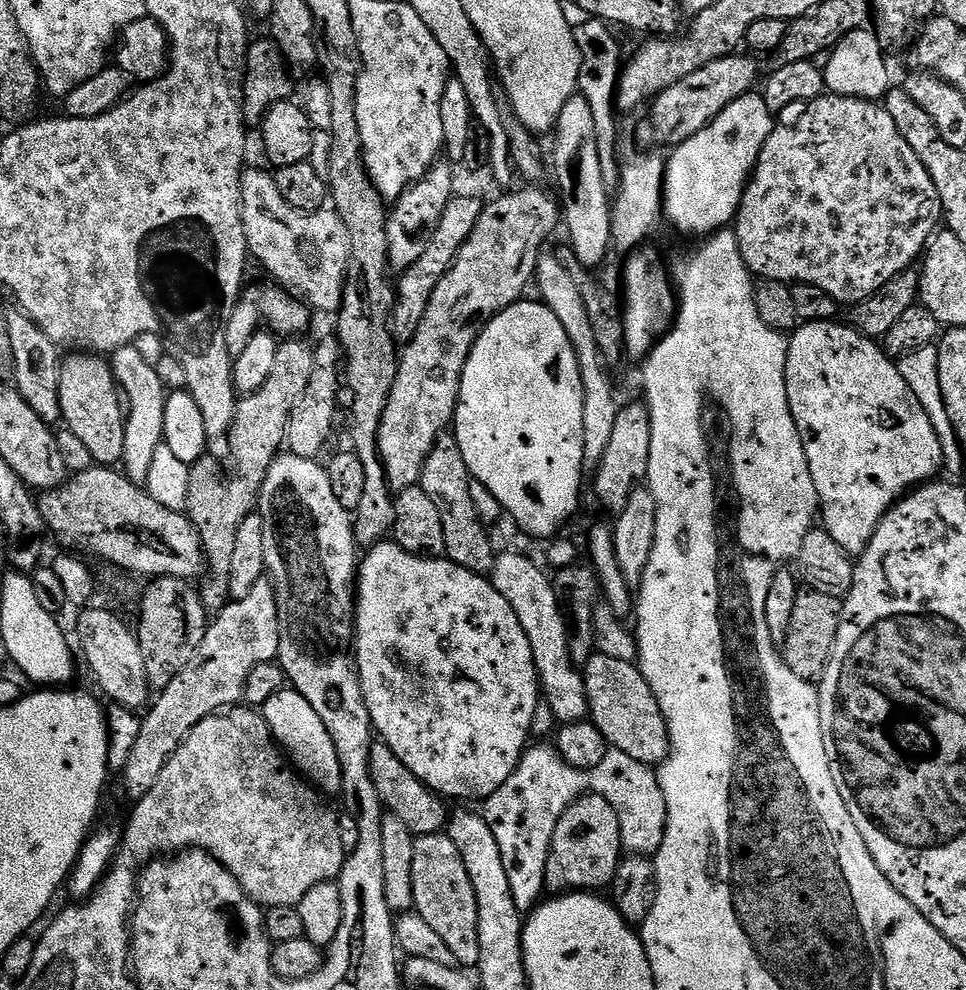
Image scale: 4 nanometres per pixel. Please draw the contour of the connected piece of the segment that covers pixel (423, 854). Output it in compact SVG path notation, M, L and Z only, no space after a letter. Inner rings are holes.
M446 834L418 836L414 839L414 911L434 929L434 934L450 946L456 964L472 970L477 967L480 946L478 942L478 904L474 898L474 886L470 886L470 874L466 874L466 862L458 854L458 846Z

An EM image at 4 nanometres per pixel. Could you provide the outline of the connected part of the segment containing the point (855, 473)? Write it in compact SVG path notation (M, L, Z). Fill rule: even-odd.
M836 320L822 322L804 322L791 333L786 354L786 398L790 402L790 414L794 418L794 426L798 426L798 434L802 438L802 446L806 450L806 462L810 466L810 478L814 478L814 490L818 490L820 499L819 519L822 526L842 546L847 556L859 558L866 550L870 538L874 538L880 519L889 512L893 504L901 499L909 490L927 484L932 476L944 464L944 444L940 433L934 430L934 422L930 422L930 414L922 410L922 402L906 386L906 378L902 378L900 365L893 357L884 351L883 347L873 337L863 336L851 323L840 324Z

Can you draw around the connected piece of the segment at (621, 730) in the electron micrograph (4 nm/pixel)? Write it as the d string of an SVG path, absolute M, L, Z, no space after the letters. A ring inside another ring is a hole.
M596 652L583 665L582 672L585 698L588 700L587 715L601 732L609 749L641 758L668 755L670 738L666 718L658 706L658 698L654 698L654 690L650 690L646 678L633 661L631 664L631 659L619 661Z

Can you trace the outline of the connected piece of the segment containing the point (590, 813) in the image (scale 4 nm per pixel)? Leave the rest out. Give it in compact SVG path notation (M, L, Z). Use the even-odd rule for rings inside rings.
M581 796L562 814L544 858L544 886L549 893L592 892L607 889L622 859L620 827L614 806L601 796Z

